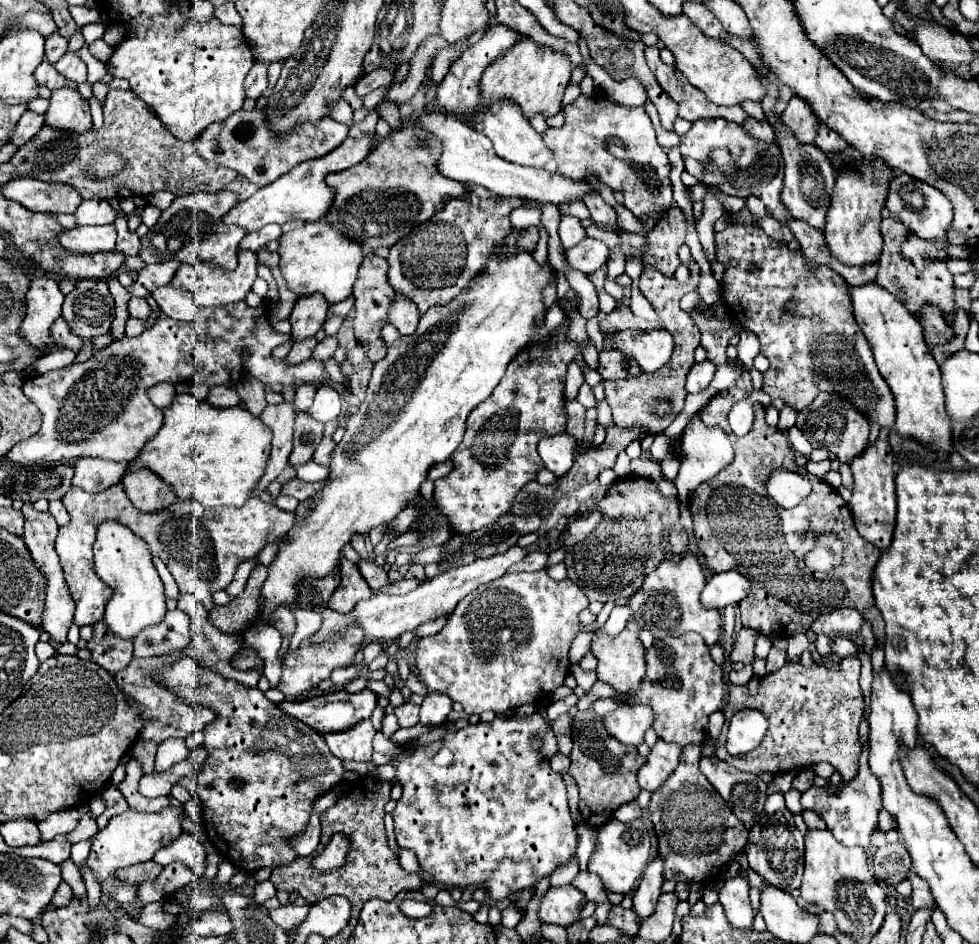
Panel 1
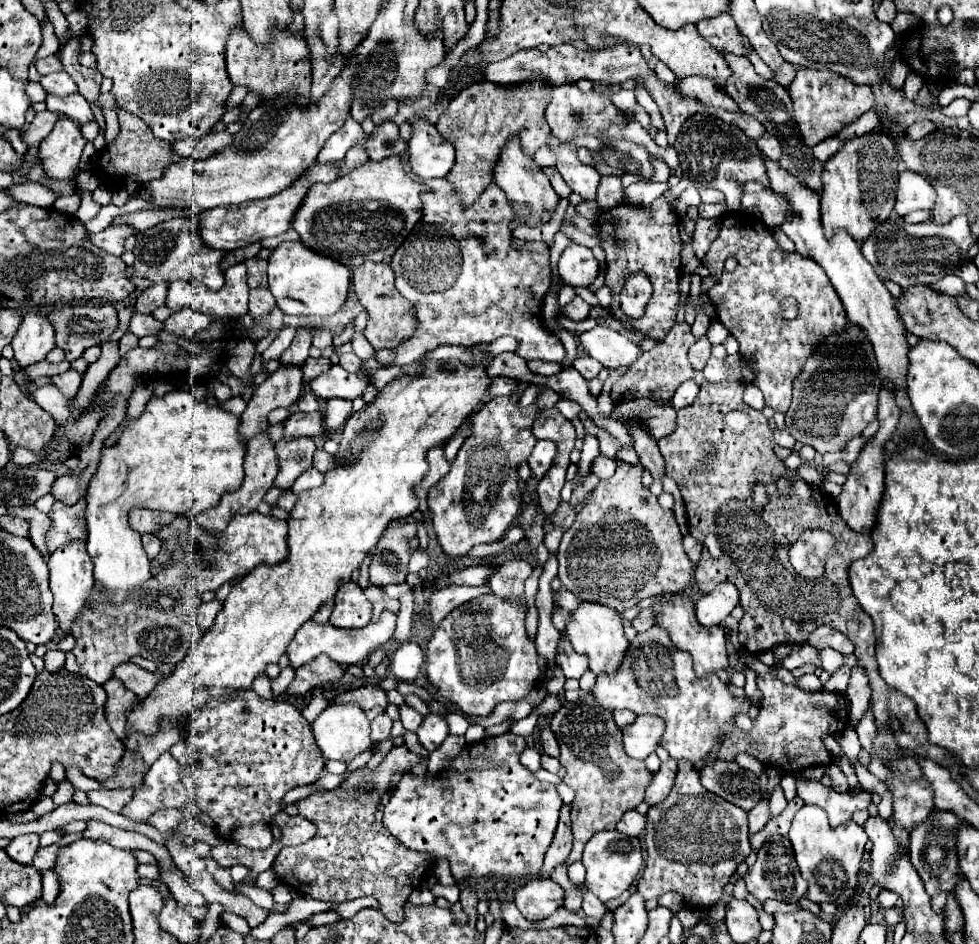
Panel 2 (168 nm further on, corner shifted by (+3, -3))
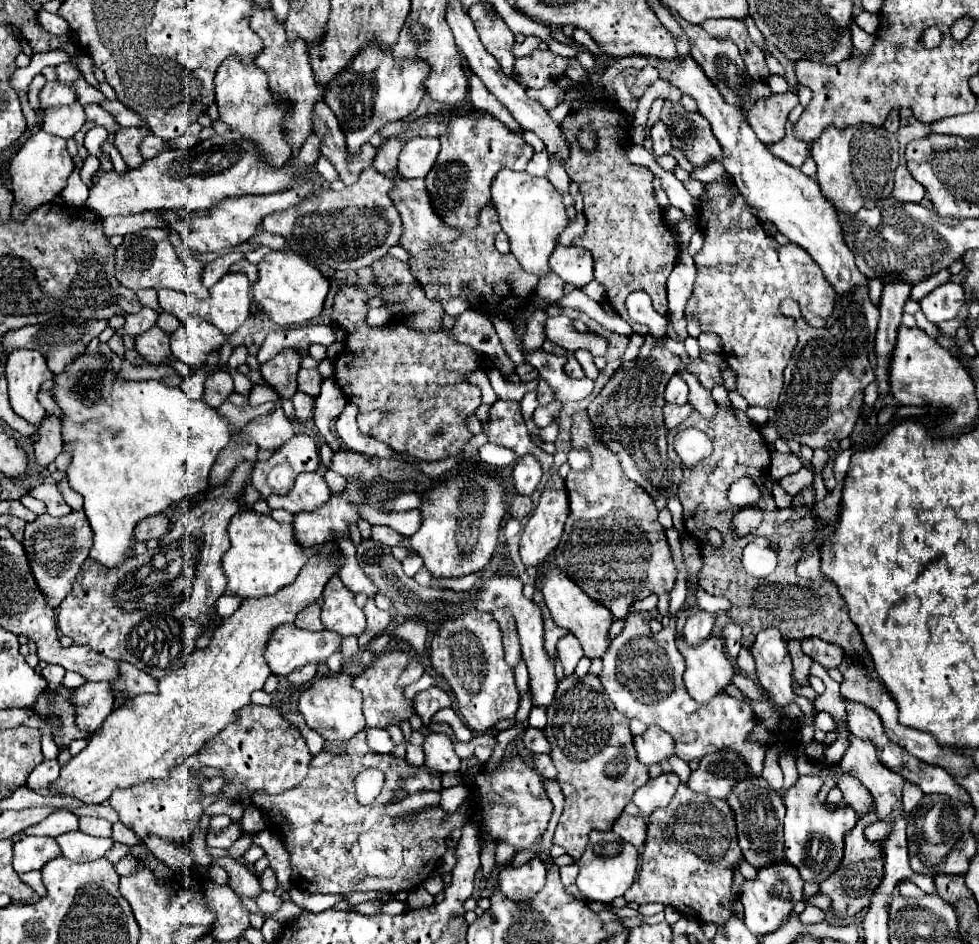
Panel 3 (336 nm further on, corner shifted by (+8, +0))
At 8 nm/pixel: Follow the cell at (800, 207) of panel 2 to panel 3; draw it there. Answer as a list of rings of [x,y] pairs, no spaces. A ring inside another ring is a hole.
[[[688,57],[682,63],[678,63],[676,59],[668,63],[658,61],[656,69],[660,71],[660,77],[668,79],[680,91],[696,99],[698,111],[710,121],[712,131],[724,151],[724,155],[716,161],[720,161],[726,167],[726,171],[732,175],[746,203],[756,207],[758,219],[772,221],[776,229],[790,239],[790,243],[796,243],[804,251],[808,251],[810,257],[820,265],[822,273],[826,275],[826,281],[834,287],[838,297],[852,293],[858,287],[868,289],[868,277],[856,267],[854,255],[844,241],[842,227],[838,221],[838,211],[820,195],[818,183],[812,177],[806,177],[800,169],[790,167],[788,163],[776,159],[770,151],[766,151],[766,145],[754,135],[752,127],[748,127],[742,109],[728,105],[722,99],[718,89],[710,83],[704,71],[700,71],[700,67],[694,63],[692,57]]]

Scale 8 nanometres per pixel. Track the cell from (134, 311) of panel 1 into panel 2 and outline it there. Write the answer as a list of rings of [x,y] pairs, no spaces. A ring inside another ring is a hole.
[[[135,312],[133,318],[131,318],[129,328],[137,338],[141,338],[141,336],[159,336],[159,332],[163,330],[163,322],[155,320],[153,316],[145,316],[145,314]]]

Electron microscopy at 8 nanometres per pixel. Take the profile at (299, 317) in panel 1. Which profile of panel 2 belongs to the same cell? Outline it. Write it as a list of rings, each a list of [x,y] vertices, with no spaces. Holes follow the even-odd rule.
[[[301,328],[291,346],[281,354],[279,358],[281,366],[303,366],[305,360],[309,358],[309,346],[311,346],[311,332],[309,328]]]

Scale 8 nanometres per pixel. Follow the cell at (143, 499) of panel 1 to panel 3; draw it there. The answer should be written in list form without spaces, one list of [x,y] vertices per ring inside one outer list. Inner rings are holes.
[[[158,513],[158,515],[152,515],[148,519],[142,519],[136,529],[134,529],[134,537],[136,541],[148,541],[148,539],[158,539],[162,537],[166,531],[168,531],[168,517],[164,513]]]

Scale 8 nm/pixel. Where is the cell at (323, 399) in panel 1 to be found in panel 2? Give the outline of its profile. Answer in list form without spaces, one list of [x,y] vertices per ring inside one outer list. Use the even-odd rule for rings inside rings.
[[[295,412],[283,422],[283,438],[293,440],[299,436],[319,436],[323,432],[323,414]]]

